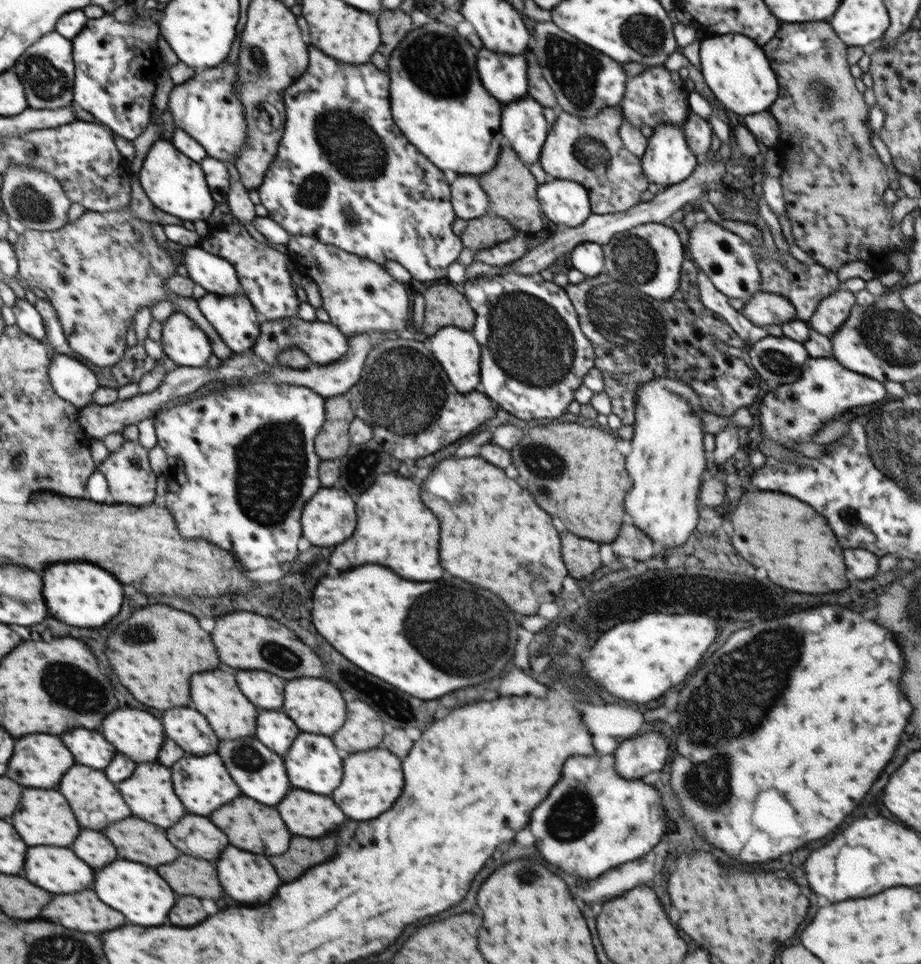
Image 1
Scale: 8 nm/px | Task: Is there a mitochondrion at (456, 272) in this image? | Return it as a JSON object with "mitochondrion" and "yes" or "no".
{"mitochondrion":"no"}

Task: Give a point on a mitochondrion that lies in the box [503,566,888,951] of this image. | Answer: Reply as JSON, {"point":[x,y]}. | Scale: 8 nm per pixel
{"point":[714,728]}

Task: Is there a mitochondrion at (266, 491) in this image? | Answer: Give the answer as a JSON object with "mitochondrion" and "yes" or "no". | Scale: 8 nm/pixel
{"mitochondrion":"yes"}

